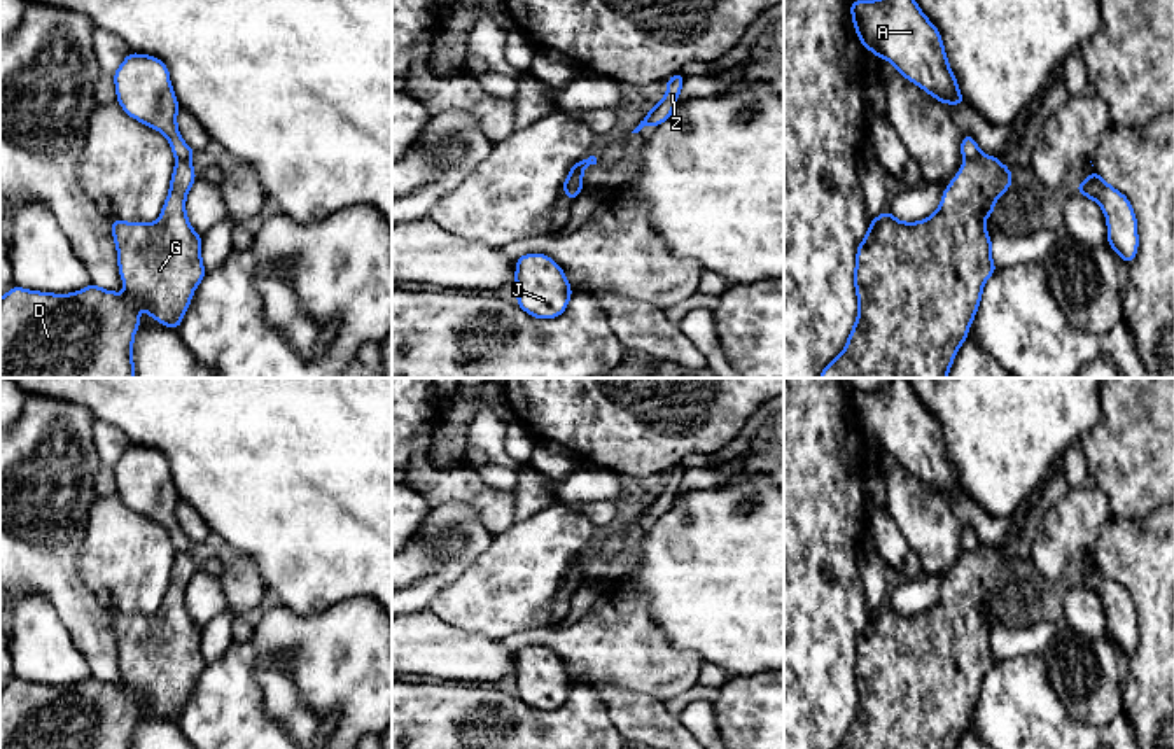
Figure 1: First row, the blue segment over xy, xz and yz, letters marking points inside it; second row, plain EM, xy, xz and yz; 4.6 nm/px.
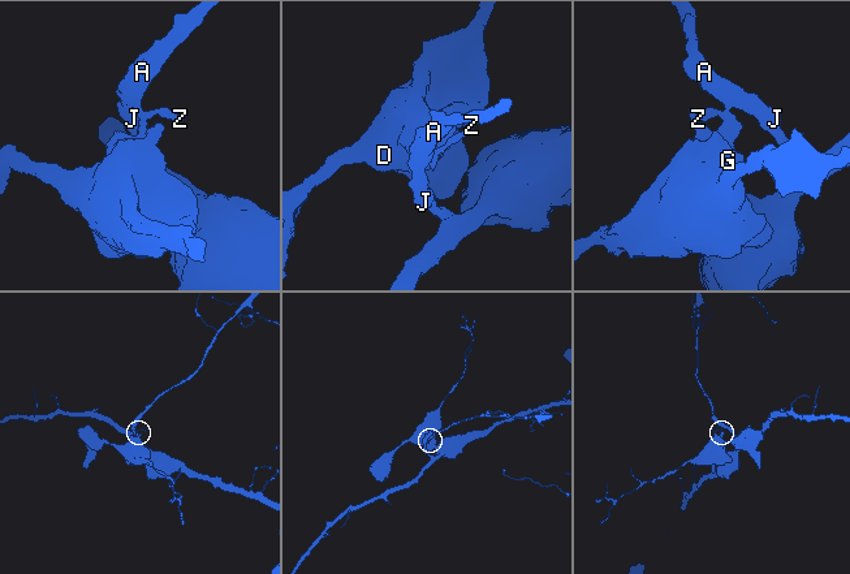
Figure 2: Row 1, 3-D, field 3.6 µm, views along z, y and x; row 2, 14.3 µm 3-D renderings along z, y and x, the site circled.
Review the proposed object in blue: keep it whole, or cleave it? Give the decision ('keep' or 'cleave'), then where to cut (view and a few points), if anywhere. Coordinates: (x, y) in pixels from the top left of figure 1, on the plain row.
cleave; cut xz (581, 562), (571, 564), (564, 581)

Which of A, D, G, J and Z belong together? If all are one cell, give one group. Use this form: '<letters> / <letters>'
A J Z / D G

